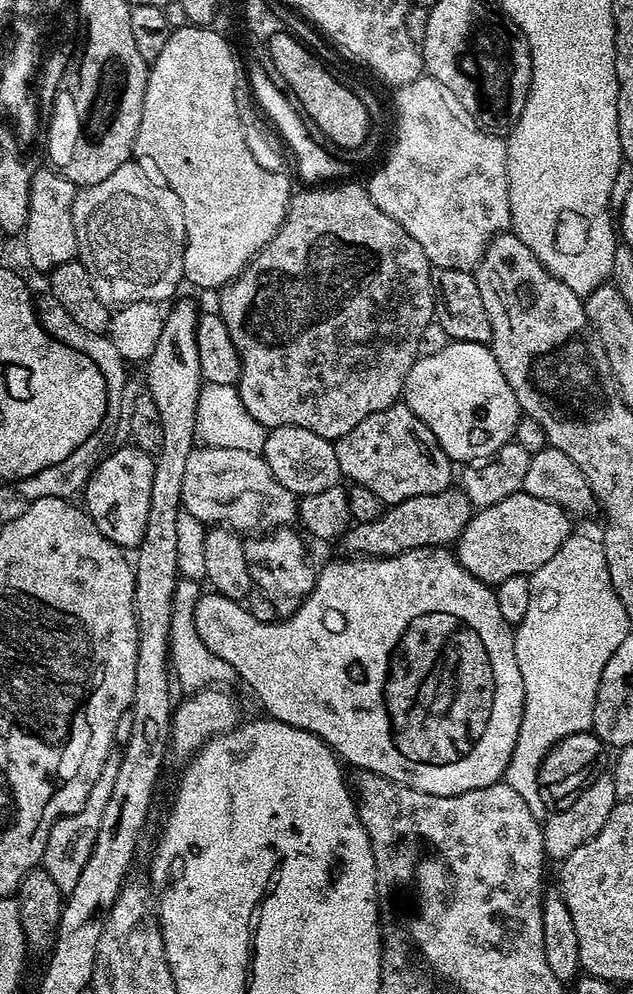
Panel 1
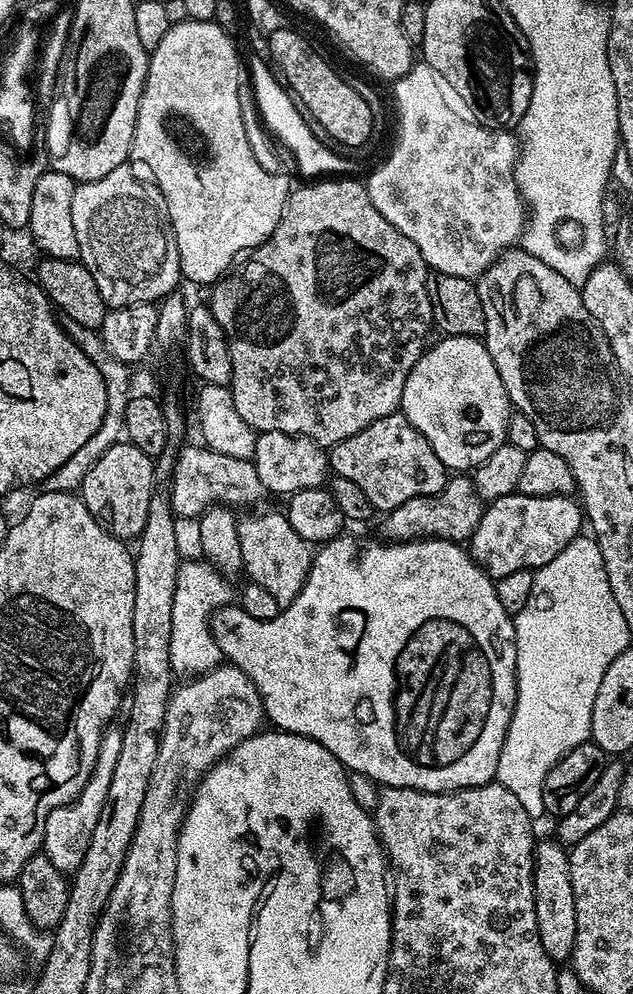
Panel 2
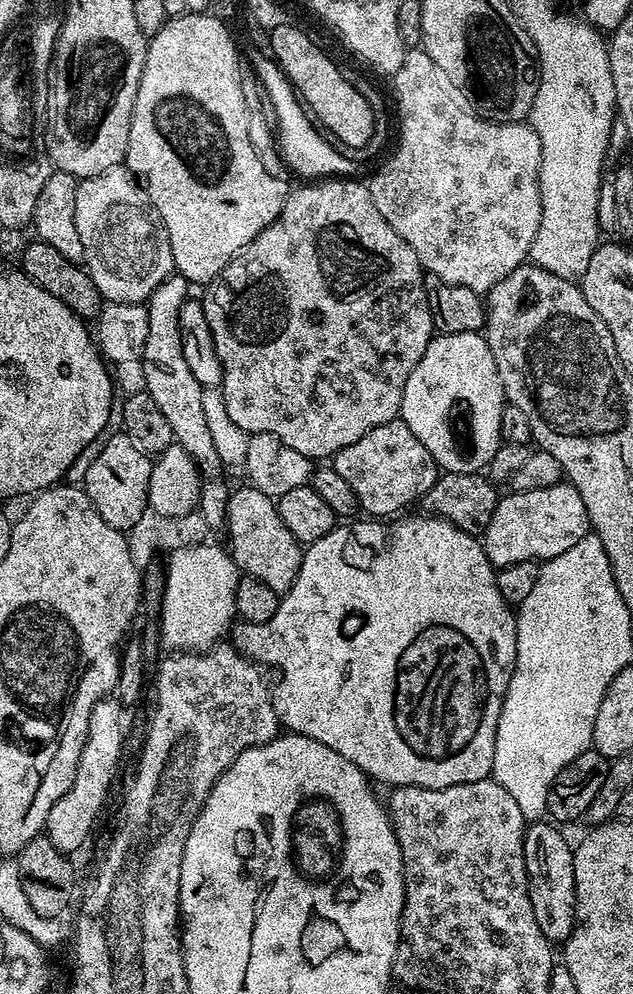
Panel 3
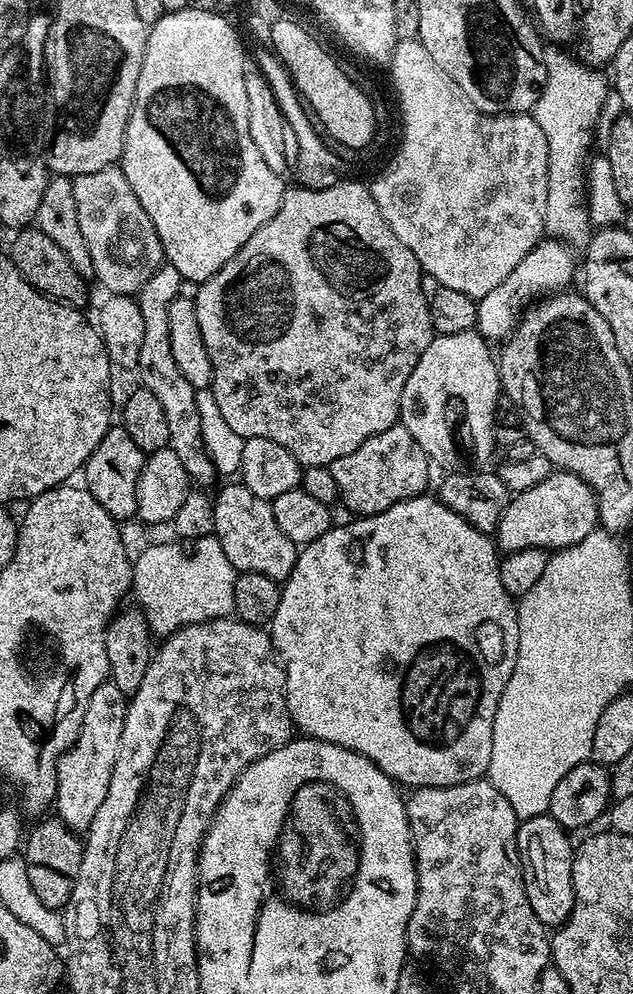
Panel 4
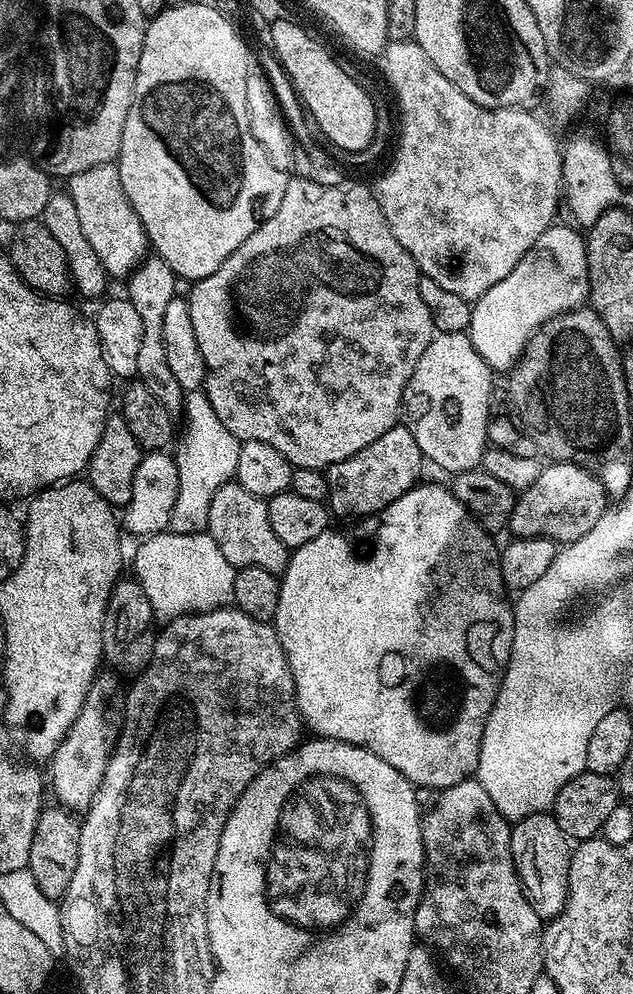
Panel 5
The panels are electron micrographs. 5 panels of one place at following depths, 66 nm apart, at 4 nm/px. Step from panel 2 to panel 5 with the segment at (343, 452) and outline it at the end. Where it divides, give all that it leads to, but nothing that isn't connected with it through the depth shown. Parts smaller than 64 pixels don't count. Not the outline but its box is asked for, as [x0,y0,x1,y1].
[326,426,425,518]

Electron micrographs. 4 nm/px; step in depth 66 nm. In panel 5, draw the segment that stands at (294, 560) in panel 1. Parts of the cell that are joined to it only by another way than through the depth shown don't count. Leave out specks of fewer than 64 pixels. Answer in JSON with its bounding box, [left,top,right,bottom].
[207,482,290,574]

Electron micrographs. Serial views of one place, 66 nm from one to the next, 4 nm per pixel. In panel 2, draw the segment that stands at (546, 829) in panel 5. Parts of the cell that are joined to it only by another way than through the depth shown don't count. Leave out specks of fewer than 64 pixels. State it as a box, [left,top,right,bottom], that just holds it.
[532,838,578,962]

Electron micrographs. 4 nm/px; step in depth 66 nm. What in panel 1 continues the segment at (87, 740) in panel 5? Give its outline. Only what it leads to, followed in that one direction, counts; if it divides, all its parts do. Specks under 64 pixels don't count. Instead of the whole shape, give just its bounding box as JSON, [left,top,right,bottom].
[42,754,121,894]

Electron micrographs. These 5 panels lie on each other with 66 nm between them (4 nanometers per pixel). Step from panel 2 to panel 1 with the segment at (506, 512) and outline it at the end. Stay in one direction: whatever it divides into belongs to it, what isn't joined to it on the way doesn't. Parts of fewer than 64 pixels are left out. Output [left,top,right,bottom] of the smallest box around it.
[454,490,573,586]

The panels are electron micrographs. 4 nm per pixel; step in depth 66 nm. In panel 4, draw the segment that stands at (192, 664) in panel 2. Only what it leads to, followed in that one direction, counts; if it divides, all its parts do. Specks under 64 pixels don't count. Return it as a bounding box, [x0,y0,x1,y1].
[132,536,238,638]

